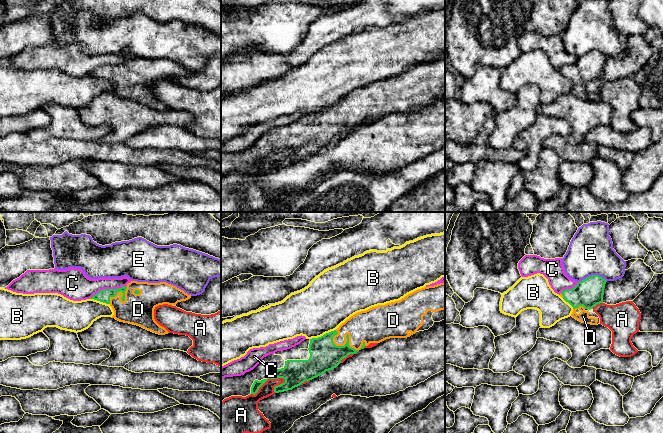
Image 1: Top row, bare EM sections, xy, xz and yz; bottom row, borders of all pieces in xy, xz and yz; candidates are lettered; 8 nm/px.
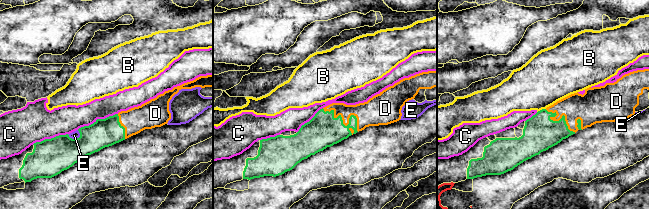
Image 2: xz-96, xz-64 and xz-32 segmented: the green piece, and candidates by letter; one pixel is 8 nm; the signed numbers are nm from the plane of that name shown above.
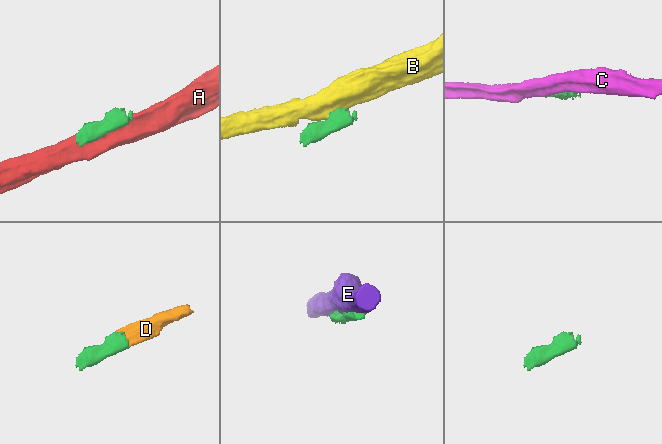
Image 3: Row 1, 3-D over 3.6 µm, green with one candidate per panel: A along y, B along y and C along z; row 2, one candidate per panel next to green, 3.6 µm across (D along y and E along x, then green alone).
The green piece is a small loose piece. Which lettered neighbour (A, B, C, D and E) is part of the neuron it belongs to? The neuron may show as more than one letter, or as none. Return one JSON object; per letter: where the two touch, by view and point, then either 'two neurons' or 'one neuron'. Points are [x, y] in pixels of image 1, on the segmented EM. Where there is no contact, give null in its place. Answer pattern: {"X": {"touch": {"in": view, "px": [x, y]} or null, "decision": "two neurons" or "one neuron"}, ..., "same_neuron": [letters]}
{"A": {"touch": {"in": "xz", "px": [267, 379]}, "decision": "two neurons"}, "B": {"touch": {"in": "xz", "px": [323, 335]}, "decision": "two neurons"}, "C": {"touch": {"in": "xy", "px": [107, 289]}, "decision": "two neurons"}, "D": {"touch": {"in": "xz", "px": [348, 342]}, "decision": "one neuron"}, "E": {"touch": {"in": "yz", "px": [592, 275]}, "decision": "two neurons"}, "same_neuron": ["D"]}

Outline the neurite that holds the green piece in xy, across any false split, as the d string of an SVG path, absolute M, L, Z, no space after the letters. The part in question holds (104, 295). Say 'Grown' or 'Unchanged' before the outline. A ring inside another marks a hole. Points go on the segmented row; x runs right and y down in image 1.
Grown. M131 281L121 288L103 289L94 294L90 299L109 304L114 311L112 318L120 322L137 325L153 333L165 335L169 332L155 321L154 309L163 304L176 305L178 302L186 301L190 298L191 295L166 282L148 283Z

